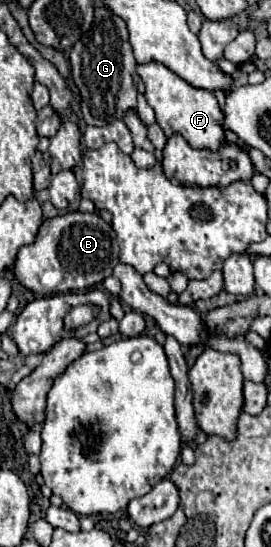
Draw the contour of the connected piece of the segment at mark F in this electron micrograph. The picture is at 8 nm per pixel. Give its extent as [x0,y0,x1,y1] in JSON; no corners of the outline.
[138,63,224,149]

